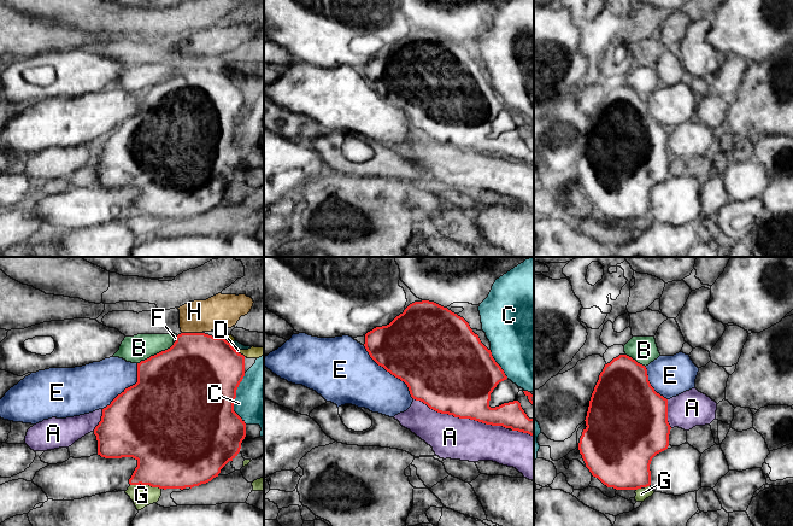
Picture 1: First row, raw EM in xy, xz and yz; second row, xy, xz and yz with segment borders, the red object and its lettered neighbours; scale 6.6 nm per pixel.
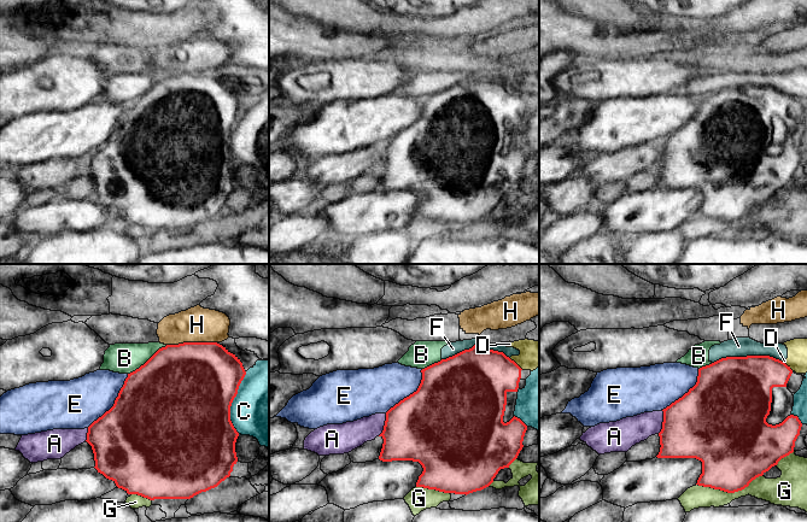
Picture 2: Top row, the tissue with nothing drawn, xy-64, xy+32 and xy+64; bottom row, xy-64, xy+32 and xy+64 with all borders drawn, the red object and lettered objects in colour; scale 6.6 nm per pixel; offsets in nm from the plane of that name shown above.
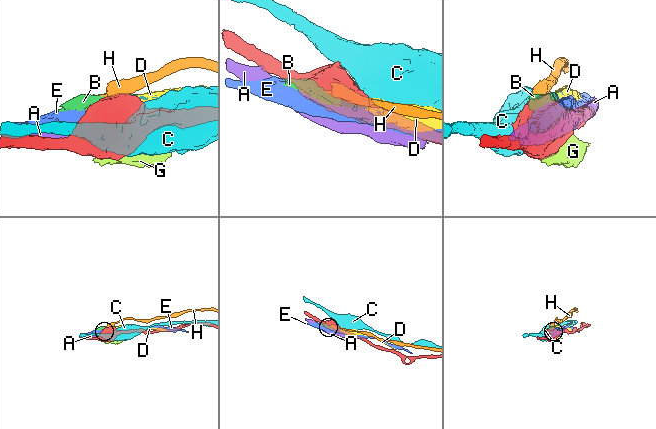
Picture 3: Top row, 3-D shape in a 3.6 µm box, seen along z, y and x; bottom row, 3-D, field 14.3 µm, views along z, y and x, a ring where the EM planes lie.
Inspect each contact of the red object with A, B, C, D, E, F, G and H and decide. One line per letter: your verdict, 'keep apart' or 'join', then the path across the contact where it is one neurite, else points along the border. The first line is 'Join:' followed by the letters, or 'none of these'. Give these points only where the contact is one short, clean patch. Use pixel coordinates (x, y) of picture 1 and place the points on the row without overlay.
Join: none of these
A: keep apart
B: keep apart
C: keep apart
D: keep apart
E: keep apart
F: keep apart
G: keep apart
H: keep apart | along xy (182, 62), (201, 63)

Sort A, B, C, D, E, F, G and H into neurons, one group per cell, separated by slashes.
A / B D F / C / E / G / H

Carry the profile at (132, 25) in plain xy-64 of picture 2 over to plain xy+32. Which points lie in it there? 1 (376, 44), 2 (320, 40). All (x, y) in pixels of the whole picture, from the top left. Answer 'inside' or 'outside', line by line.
1: outside
2: outside

